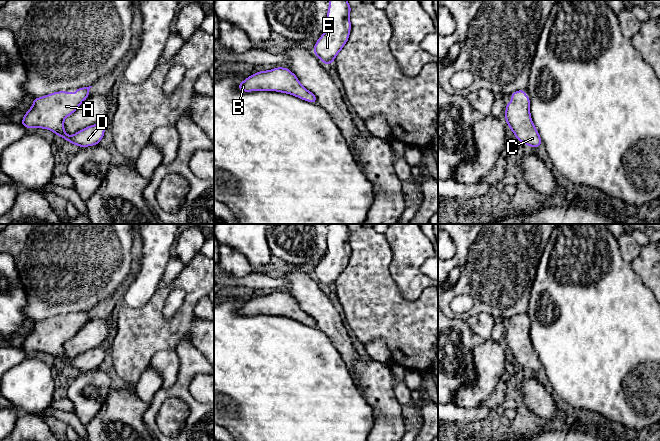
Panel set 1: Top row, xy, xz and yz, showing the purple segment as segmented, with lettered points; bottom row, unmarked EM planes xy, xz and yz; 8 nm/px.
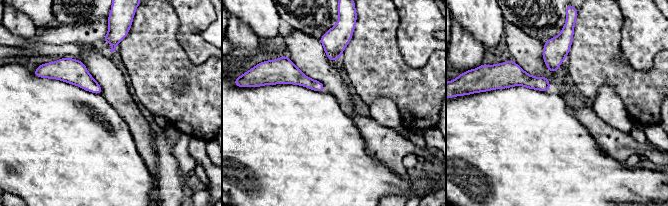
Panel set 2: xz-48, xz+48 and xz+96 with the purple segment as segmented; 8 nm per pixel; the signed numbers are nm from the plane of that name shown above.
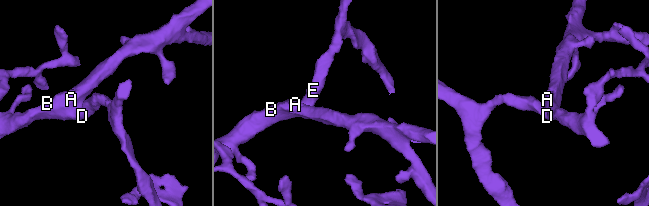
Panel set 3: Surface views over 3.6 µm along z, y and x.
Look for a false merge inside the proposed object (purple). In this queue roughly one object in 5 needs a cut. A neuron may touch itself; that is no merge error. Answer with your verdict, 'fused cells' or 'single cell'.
single cell

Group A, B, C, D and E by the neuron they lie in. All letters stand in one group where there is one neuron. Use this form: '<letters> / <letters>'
A B C D E

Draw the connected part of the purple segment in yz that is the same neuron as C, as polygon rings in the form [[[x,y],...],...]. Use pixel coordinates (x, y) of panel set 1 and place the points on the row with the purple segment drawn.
[[[522,89],[513,92],[510,97],[512,100],[506,105],[504,115],[508,127],[523,144],[539,147],[543,142],[531,119],[530,96],[528,97]]]

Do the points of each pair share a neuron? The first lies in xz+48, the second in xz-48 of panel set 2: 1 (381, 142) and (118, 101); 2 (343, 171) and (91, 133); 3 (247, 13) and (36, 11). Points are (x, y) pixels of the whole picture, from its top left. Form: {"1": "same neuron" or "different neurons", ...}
{"1": "different neurons", "2": "same neuron", "3": "same neuron"}

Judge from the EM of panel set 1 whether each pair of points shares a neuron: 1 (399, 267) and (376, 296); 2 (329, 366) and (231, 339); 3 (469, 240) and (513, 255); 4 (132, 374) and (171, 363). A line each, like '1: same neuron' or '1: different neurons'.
1: different neurons
2: same neuron
3: same neuron
4: different neurons

